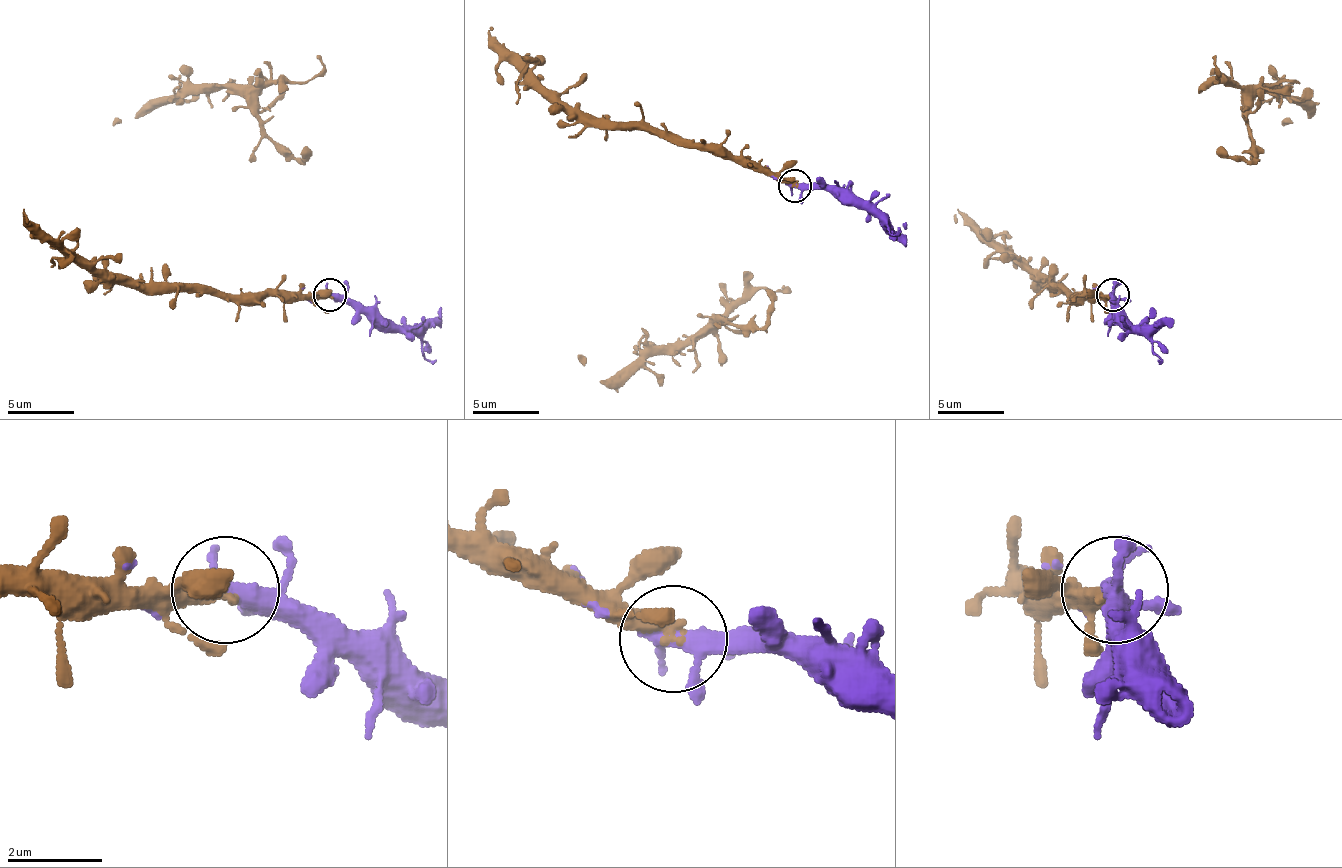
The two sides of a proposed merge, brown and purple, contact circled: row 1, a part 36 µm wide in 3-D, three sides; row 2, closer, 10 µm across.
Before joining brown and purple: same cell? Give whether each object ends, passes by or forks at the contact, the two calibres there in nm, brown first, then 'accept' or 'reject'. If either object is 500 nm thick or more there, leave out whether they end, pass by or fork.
brown ends; purple forks; calibres 300 and 320 nm; accept

